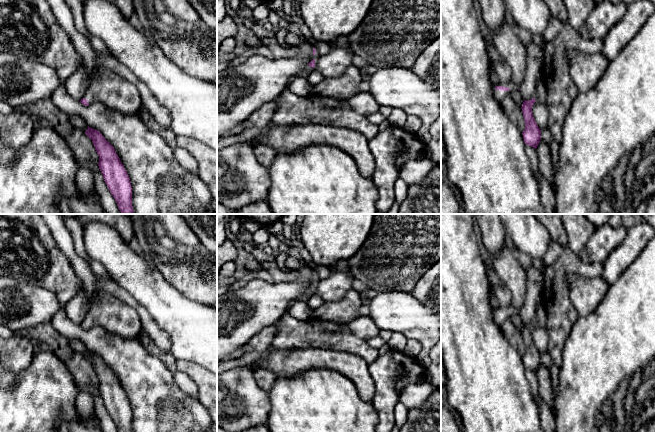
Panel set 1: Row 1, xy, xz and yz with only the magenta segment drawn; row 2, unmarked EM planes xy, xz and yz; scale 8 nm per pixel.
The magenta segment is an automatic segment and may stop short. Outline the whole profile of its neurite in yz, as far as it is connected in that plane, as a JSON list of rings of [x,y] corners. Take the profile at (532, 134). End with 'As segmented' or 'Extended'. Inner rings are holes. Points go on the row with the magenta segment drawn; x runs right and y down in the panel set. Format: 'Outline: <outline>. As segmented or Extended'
Outline: [[[538,78],[535,82],[535,93],[531,100],[524,100],[522,104],[522,113],[525,121],[525,129],[522,132],[523,139],[526,145],[537,148],[541,140],[541,130],[538,127],[533,114],[532,106],[535,102],[545,104],[547,99],[547,88],[542,78]]]. Extended

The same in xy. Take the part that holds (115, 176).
Outline: [[[88,126],[85,134],[93,142],[99,156],[99,169],[109,191],[116,200],[121,214],[134,214],[130,178],[114,147],[98,130]]]. As segmented

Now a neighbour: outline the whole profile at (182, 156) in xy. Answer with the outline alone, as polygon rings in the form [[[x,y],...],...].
[[[176,147],[173,151],[176,160],[181,166],[192,173],[198,172],[198,165],[193,156],[191,156],[185,149]]]

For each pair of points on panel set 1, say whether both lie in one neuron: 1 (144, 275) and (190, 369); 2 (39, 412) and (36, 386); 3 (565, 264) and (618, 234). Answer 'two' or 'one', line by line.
1: two
2: one
3: two

